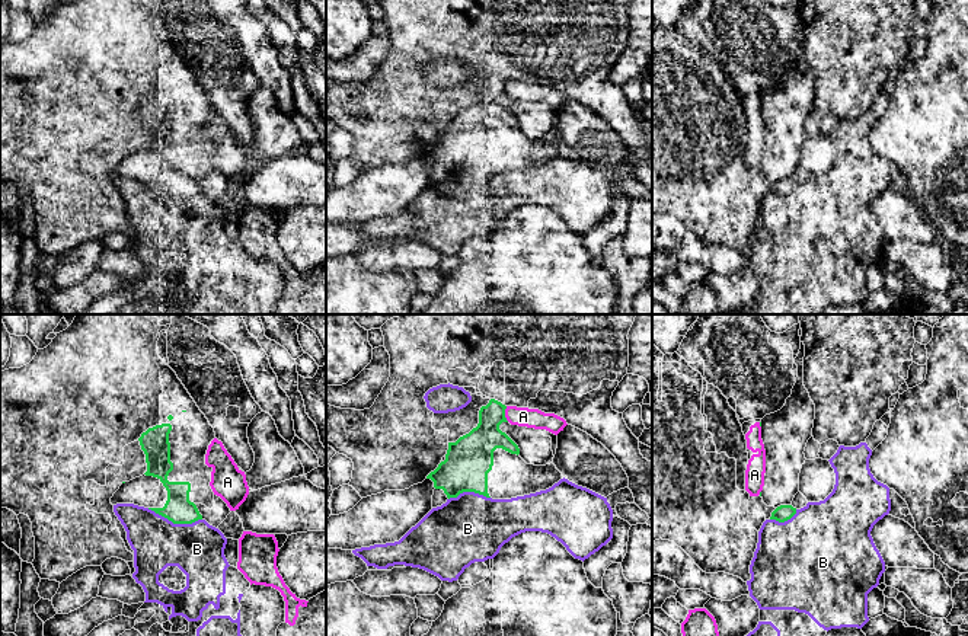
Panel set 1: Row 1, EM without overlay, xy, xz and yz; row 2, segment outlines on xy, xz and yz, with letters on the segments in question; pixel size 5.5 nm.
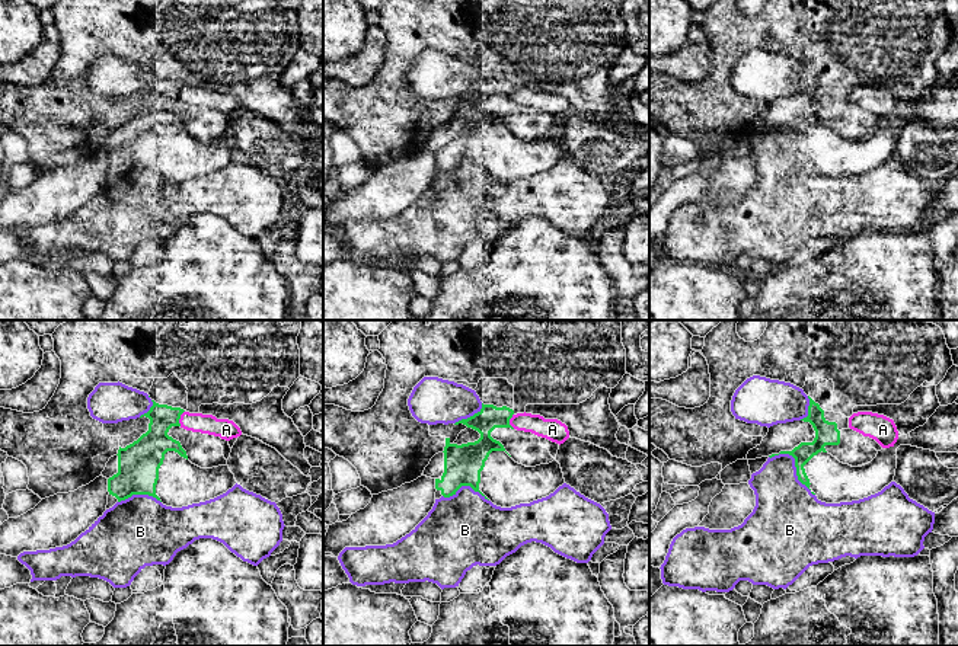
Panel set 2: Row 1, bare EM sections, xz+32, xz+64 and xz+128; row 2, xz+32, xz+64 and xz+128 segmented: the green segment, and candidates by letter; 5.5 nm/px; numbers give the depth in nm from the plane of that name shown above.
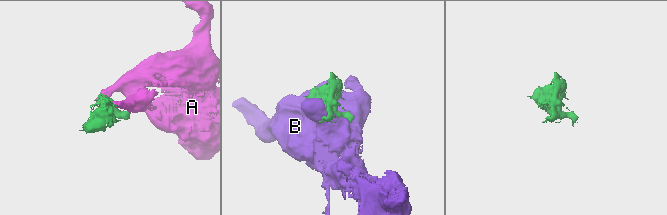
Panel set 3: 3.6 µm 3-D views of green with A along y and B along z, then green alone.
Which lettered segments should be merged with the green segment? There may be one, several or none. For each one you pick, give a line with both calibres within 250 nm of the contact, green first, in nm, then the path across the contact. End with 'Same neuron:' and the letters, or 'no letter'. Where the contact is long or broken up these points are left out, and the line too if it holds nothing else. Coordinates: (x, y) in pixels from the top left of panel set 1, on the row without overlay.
Same neuron: no letter

